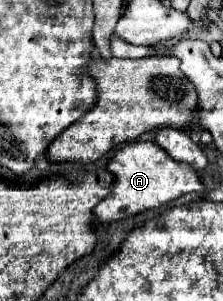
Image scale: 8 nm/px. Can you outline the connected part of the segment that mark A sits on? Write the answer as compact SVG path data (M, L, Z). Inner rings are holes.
M132 141L124 145L108 163L108 171L114 175L112 191L94 207L94 221L100 223L120 221L170 203L184 193L202 193L206 189L198 179L198 173L188 163L174 161L162 147L152 141Z

